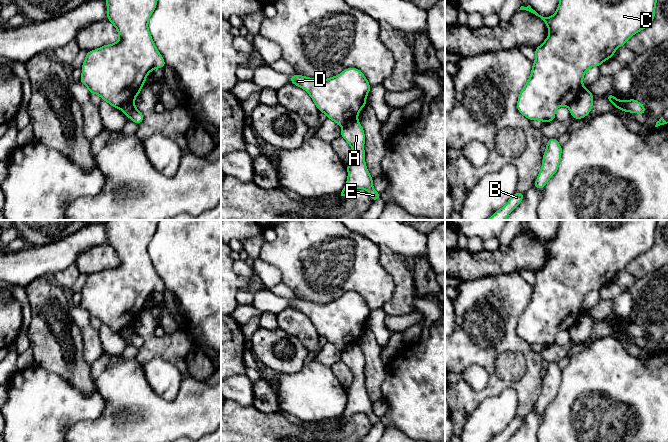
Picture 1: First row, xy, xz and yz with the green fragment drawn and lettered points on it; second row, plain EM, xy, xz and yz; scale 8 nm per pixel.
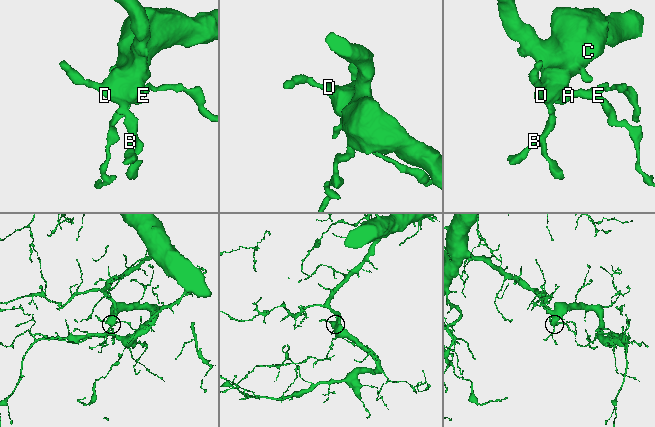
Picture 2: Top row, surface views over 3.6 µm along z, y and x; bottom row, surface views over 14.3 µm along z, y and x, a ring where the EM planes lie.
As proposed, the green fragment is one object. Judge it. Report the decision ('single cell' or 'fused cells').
fused cells

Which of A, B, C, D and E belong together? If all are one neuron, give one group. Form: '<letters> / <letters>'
A E / B C D

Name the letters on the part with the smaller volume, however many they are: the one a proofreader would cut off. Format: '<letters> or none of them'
A, E

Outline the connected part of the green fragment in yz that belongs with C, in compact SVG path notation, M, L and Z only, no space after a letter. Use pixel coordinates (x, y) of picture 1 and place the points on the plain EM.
M560 220L557 234L551 241L539 239L530 229L521 230L519 234L529 235L546 247L549 259L539 271L535 272L536 281L531 299L517 324L518 335L530 345L551 346L555 344L557 332L568 331L584 313L585 296L613 281L618 271L625 269L634 258L653 246L656 226L657 220Z

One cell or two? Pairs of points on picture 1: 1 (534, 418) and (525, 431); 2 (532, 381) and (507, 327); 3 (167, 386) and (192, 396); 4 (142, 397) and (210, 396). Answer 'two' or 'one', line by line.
1: one
2: one
3: two
4: one

